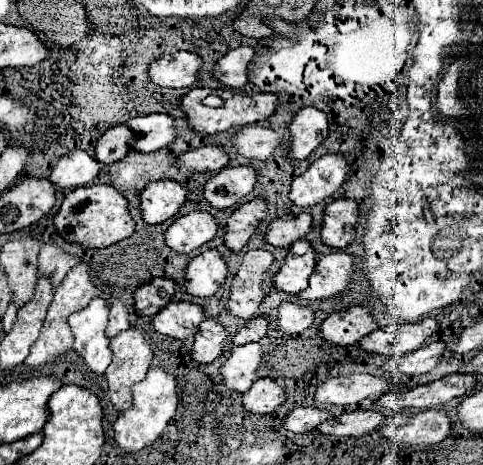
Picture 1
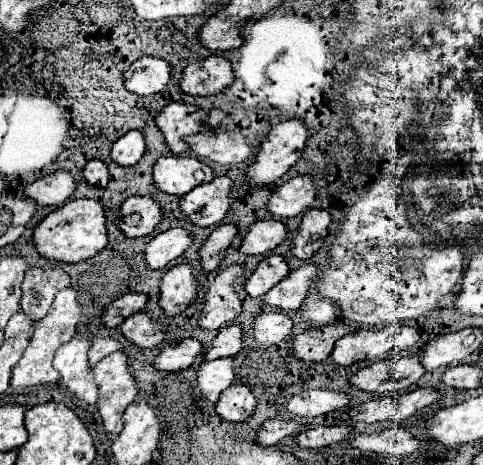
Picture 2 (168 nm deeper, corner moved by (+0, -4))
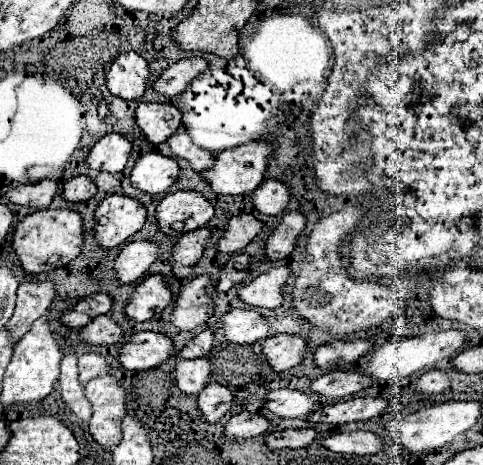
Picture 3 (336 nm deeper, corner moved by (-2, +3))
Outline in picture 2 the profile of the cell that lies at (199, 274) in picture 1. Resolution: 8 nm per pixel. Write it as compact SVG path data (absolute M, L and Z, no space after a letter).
M184 263L172 267L164 275L160 289L160 307L166 311L166 315L178 315L194 303L200 291L200 281L196 279L192 265Z

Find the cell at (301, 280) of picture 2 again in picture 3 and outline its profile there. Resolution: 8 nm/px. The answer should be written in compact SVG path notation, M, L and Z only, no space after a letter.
M272 268L252 282L238 288L238 298L250 308L278 308L284 300L282 288L290 276L290 268Z

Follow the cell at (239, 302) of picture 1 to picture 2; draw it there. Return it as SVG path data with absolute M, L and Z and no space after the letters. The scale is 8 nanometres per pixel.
M232 263L228 269L220 271L220 275L210 285L206 293L206 305L200 317L200 327L204 329L220 329L234 321L242 313L242 299L236 293L236 279L246 273L246 265Z

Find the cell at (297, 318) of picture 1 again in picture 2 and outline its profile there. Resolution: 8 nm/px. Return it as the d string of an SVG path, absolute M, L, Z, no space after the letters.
M262 313L254 323L254 339L274 345L292 335L292 319L286 313Z

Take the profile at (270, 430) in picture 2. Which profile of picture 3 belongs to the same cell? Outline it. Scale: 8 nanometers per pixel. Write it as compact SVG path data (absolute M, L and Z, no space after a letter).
M240 412L234 414L226 424L224 424L224 436L228 440L246 440L246 438L256 438L260 434L266 434L270 430L270 422L252 412Z

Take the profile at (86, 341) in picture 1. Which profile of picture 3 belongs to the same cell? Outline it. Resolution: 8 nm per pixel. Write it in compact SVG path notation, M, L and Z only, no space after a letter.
M70 352L62 358L60 362L60 392L62 392L62 400L68 404L68 408L76 414L78 420L88 422L92 416L92 408L90 402L84 398L84 388L78 382L78 358Z

